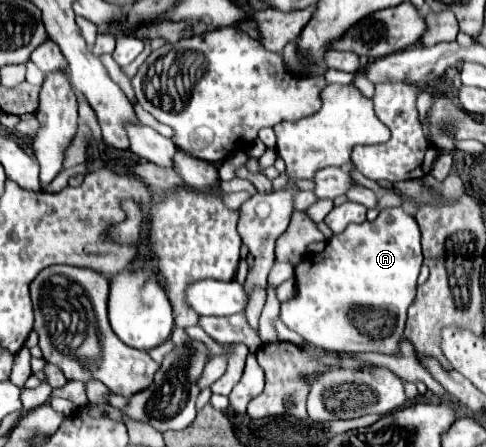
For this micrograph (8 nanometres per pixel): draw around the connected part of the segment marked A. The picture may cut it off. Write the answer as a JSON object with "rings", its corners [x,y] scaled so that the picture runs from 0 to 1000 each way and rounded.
{"rings":[[[796,465],[767,497],[718,501],[702,523],[673,537],[660,568],[632,568],[607,595],[611,653],[578,680],[578,716],[636,770],[665,783],[710,787],[780,787],[821,796],[821,770],[833,738],[837,689],[854,667],[858,617],[870,591],[866,519],[837,465]]]}

